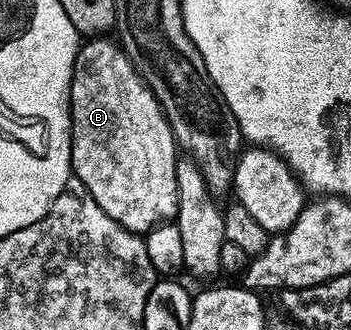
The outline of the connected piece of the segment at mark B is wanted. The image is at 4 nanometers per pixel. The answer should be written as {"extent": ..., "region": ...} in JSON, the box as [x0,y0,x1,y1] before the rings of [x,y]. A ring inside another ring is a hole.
{"extent":[71,38,177,234],"region":[[[91,38],[86,41],[83,49],[79,48],[75,53],[75,69],[71,79],[71,171],[74,179],[80,180],[93,194],[97,206],[113,218],[121,226],[125,226],[131,232],[146,234],[158,224],[166,224],[174,221],[177,214],[177,174],[175,162],[177,159],[177,145],[175,135],[169,126],[169,122],[163,117],[163,108],[157,102],[157,98],[148,90],[146,82],[137,74],[137,70],[131,64],[131,59],[123,53],[122,47],[111,38]]]}

